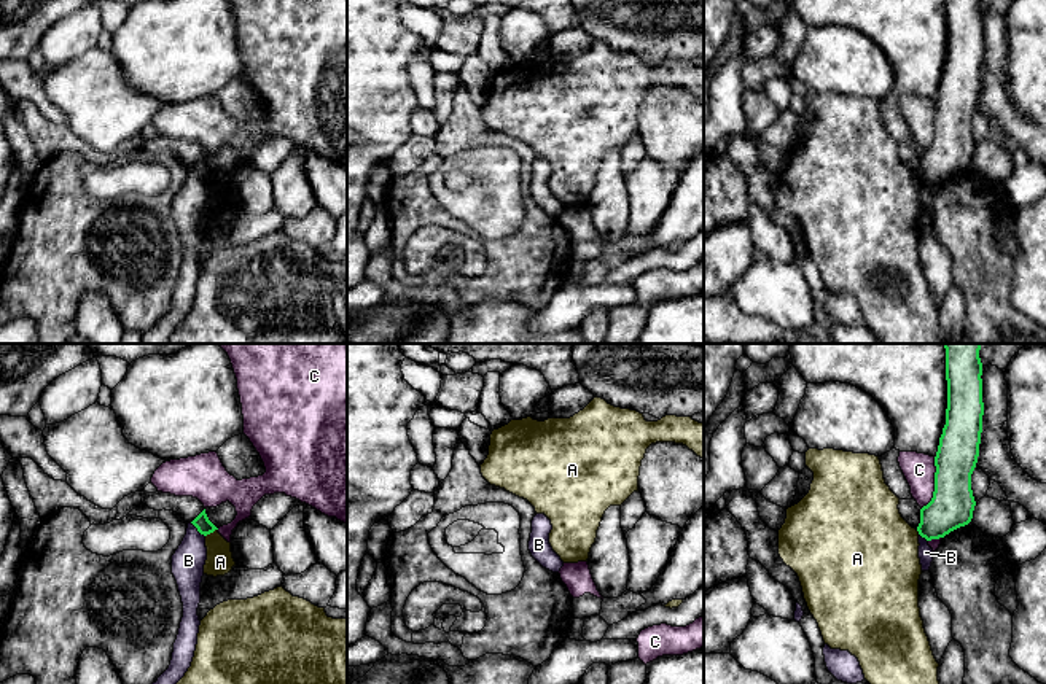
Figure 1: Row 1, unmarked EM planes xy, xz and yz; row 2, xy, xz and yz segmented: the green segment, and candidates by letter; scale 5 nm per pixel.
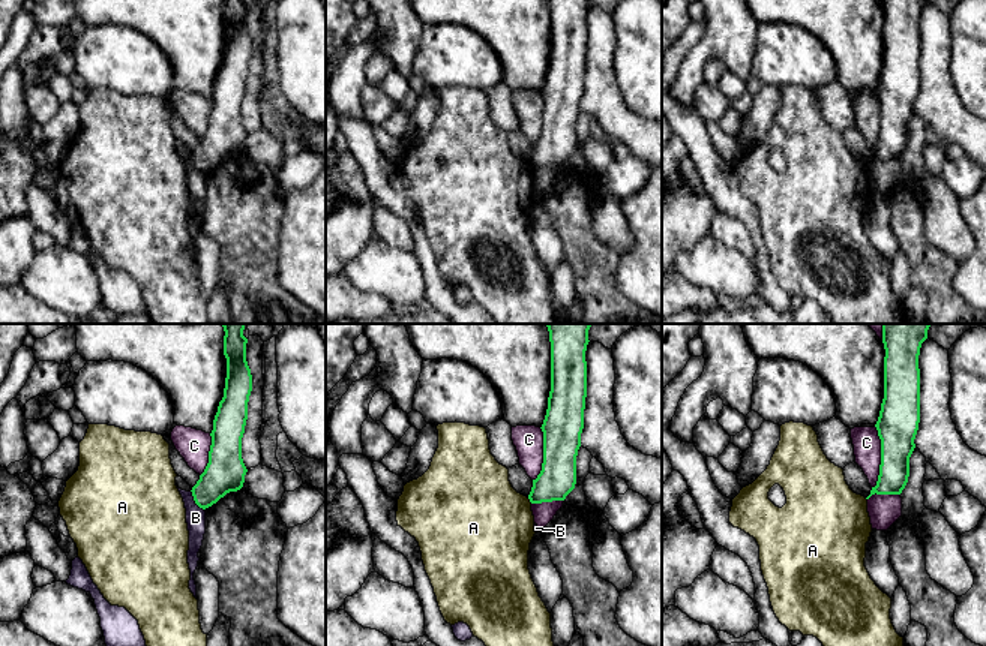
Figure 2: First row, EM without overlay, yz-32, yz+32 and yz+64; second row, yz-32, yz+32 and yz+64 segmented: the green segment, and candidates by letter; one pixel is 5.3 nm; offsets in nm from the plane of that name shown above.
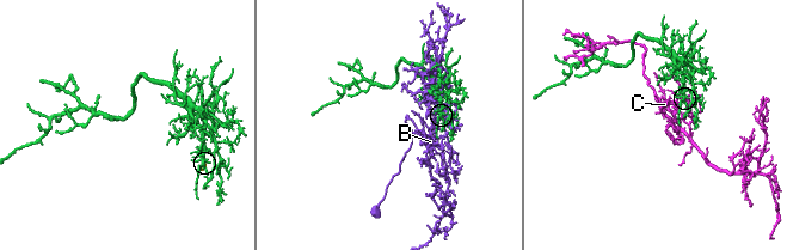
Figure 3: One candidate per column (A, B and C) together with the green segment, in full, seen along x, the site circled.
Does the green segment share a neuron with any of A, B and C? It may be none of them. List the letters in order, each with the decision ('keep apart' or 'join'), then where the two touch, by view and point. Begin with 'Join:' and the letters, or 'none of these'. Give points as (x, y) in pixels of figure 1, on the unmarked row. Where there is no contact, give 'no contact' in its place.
Join: none of these
A: keep apart | xy (210, 175)
B: keep apart | xy (198, 174)
C: keep apart | yz (935, 126)

